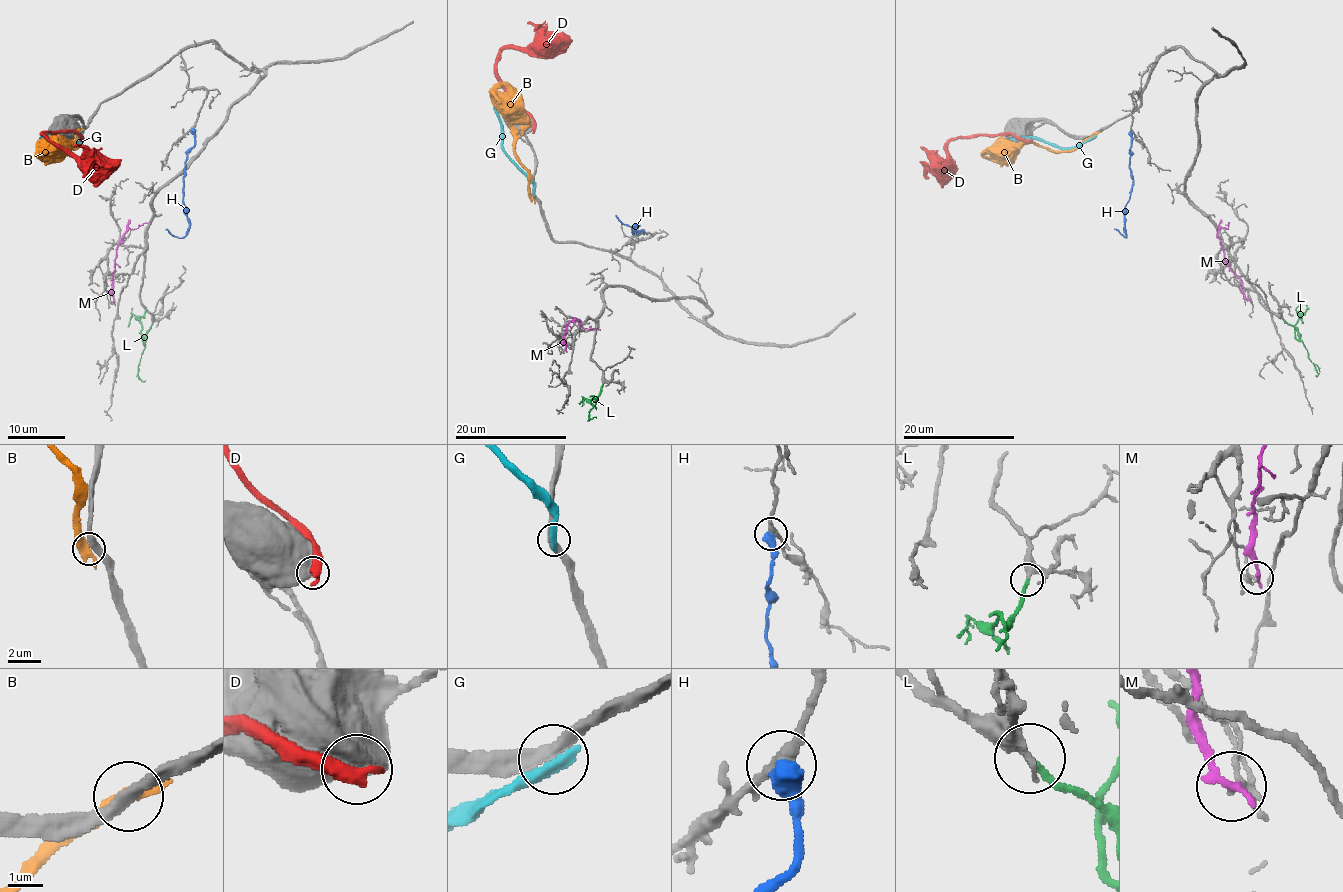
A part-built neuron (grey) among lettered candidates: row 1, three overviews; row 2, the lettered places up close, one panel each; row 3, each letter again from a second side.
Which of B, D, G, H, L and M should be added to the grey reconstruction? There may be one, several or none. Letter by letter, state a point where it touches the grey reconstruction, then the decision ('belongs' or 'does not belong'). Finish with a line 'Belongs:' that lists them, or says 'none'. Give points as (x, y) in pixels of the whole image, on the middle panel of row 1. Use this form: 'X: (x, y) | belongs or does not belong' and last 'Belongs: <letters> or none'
B: (533, 197) | does not belong
D: (533, 129) | does not belong
G: (534, 193) | does not belong
H: (641, 232) | does not belong
L: (602, 384) | belongs
M: (565, 348) | does not belong
Belongs: L

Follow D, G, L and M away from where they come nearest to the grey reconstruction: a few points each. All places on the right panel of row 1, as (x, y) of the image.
D: (1028, 141), (1012, 135), (956, 136), (948, 143), (948, 156), (935, 167)
G: (1092, 136), (1077, 145), (1056, 148), (1030, 136), (1006, 141)
L: (1284, 320), (1296, 330), (1298, 339), (1295, 336), (1296, 311), (1302, 323)
M: (1248, 299), (1242, 281), (1225, 260), (1217, 234), (1221, 228), (1227, 230), (1230, 223)

